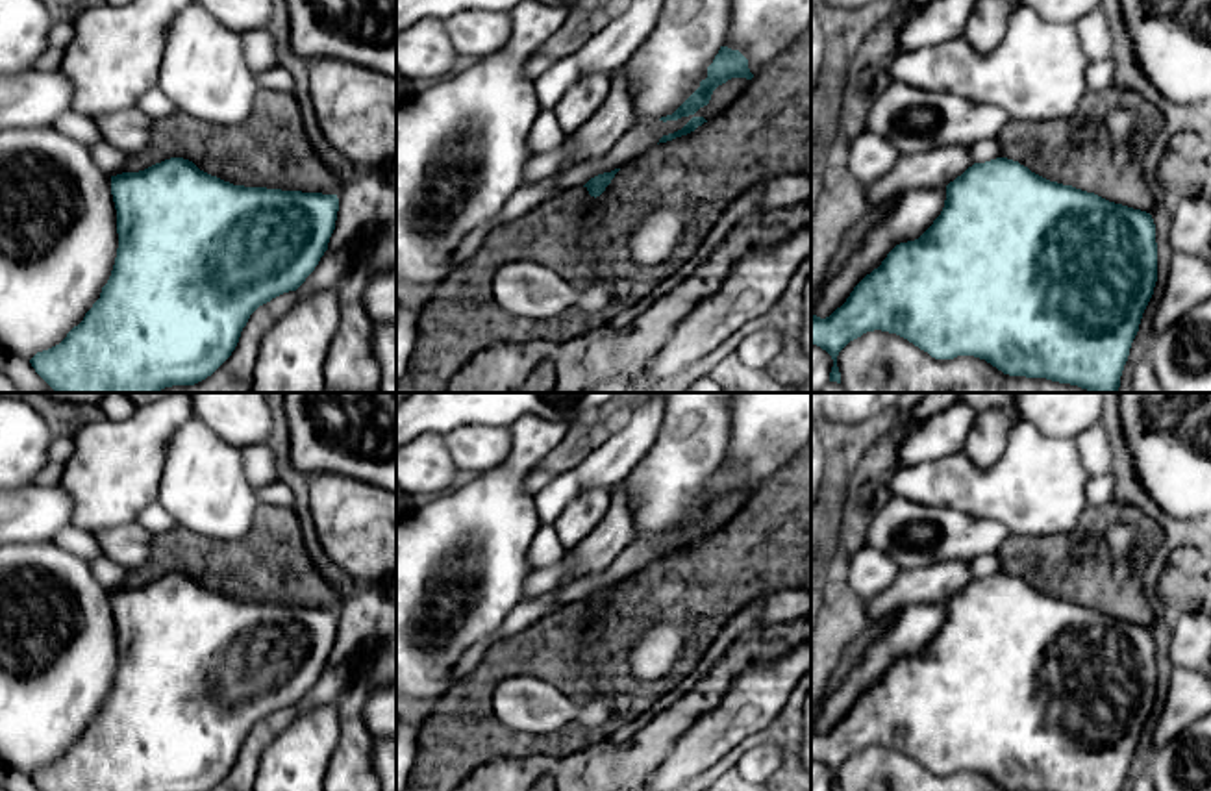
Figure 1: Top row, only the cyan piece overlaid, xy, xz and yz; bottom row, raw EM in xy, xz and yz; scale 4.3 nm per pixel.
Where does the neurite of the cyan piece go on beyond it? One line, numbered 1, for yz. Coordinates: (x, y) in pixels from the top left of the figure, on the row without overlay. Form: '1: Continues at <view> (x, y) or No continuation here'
1: No continuation here

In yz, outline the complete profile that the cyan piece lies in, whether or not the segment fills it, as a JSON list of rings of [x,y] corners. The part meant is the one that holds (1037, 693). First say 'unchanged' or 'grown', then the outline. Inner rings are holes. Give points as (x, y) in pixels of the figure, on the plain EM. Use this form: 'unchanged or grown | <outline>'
unchanged | [[[996,572],[985,578],[974,578],[961,591],[950,596],[946,600],[944,622],[933,639],[918,654],[896,659],[881,680],[854,702],[841,722],[826,734],[811,730],[811,760],[820,761],[831,771],[833,782],[830,791],[841,791],[837,782],[839,767],[850,756],[874,745],[896,748],[935,774],[974,771],[985,774],[1009,791],[1122,791],[1142,728],[1154,709],[1155,697],[1157,658],[1155,639],[1150,628],[1109,617],[1094,608],[1087,608],[1072,600],[1050,596],[1018,576]]]

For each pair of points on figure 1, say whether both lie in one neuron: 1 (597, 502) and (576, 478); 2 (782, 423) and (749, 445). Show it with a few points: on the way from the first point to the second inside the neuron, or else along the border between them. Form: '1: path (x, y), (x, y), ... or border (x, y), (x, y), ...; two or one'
1: border (610, 489), (589, 488), (556, 519); two
2: path (774, 425), (756, 443); one

